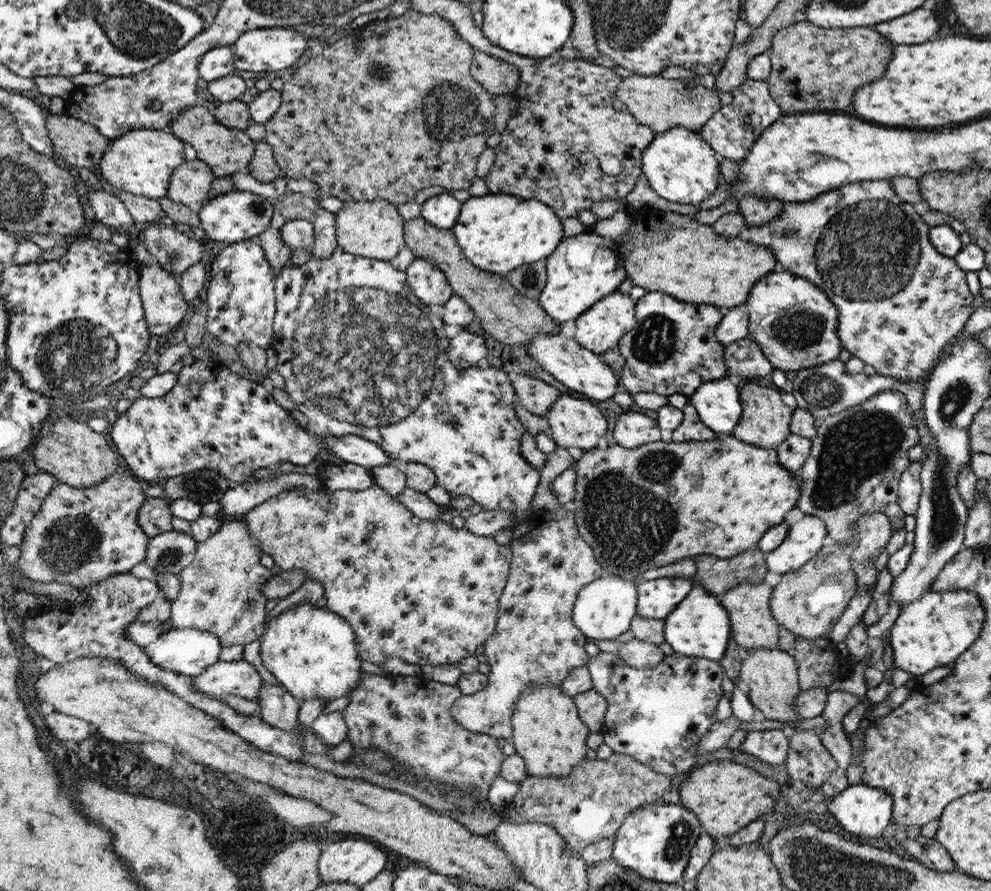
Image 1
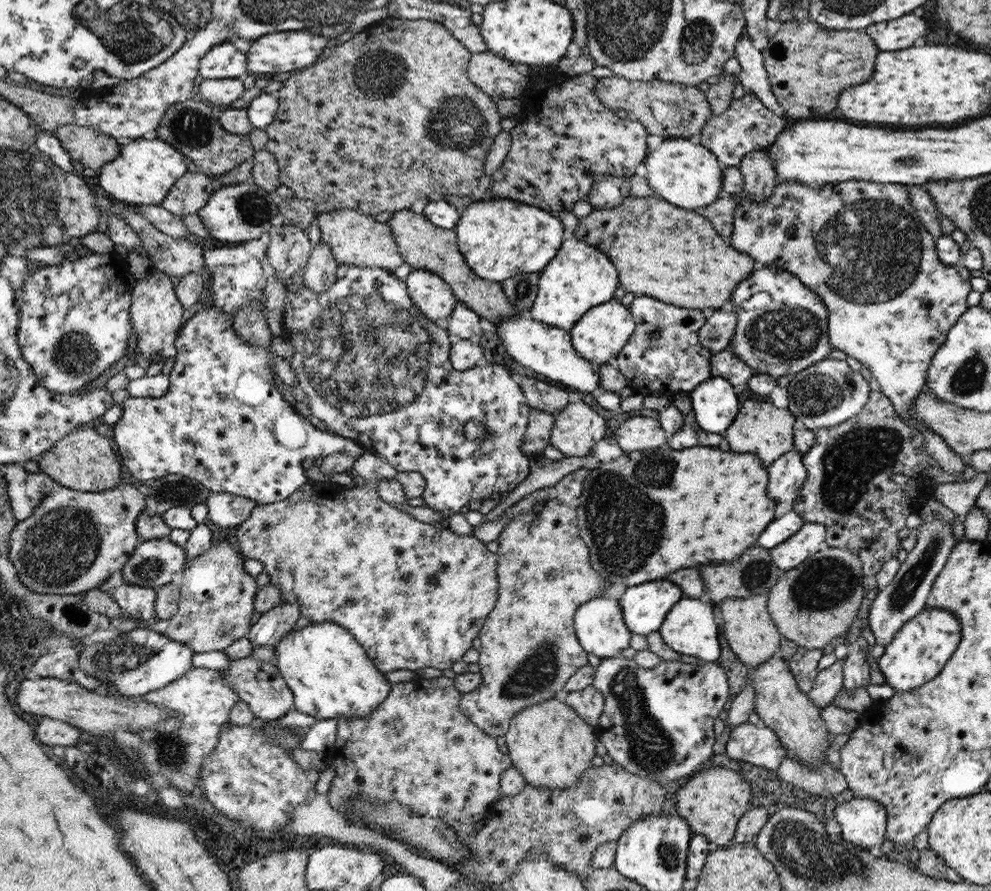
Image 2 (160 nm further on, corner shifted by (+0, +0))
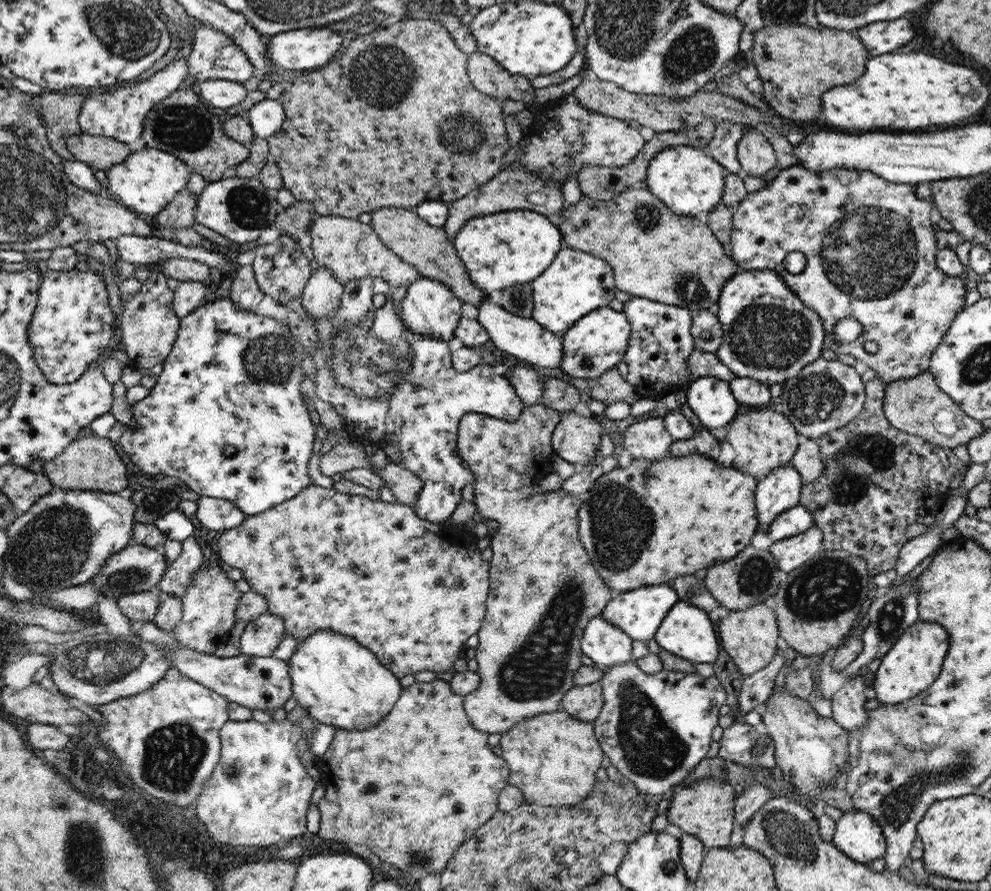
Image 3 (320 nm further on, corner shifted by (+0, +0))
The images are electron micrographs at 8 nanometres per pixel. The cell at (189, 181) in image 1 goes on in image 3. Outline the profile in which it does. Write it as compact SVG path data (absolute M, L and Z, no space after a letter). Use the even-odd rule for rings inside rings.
M186 188L174 196L174 201L166 207L165 211L157 215L153 220L153 226L160 234L169 236L175 228L192 227L195 223L195 210L198 195L194 195Z

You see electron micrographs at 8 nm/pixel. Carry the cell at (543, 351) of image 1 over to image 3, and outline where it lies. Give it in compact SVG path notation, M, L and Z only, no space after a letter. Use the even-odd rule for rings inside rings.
M490 297L482 302L477 321L487 330L490 343L496 344L507 354L520 358L523 362L534 364L539 368L558 368L563 357L561 334L546 330L532 318L510 314L498 301Z

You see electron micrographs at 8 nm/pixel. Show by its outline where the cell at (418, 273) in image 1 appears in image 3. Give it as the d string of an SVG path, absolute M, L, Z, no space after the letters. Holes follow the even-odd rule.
M421 277L406 289L402 300L401 318L408 330L416 334L433 336L436 340L449 341L456 334L461 320L463 300L440 281Z

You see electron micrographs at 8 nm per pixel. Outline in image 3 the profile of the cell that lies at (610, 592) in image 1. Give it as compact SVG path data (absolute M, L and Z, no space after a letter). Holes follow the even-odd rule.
M600 614L586 625L581 650L595 664L608 668L632 662L632 640L629 634Z

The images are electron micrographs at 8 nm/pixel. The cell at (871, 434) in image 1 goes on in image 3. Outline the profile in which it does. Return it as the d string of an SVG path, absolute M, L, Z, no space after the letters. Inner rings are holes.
M874 378L865 383L864 408L857 418L836 431L817 440L824 472L801 488L799 504L806 507L814 517L815 524L825 532L826 550L848 551L866 561L870 578L879 572L895 568L900 549L909 541L906 528L920 522L924 516L937 512L948 499L946 490L956 472L964 472L971 464L960 461L951 448L926 442L922 437L908 435L894 428L885 418L883 402L885 383ZM896 488L912 488L916 492L932 494L892 494ZM900 502L920 502L922 508L900 508Z

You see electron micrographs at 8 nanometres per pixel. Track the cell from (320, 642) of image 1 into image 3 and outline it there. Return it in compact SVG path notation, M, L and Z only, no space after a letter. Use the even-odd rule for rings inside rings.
M318 631L297 644L289 662L293 697L319 724L349 730L374 728L397 704L404 691L399 678L390 672L372 650L350 636Z

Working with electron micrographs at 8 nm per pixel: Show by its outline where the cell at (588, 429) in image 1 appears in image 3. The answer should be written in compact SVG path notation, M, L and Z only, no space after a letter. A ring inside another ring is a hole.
M573 410L564 412L553 432L552 443L566 462L587 465L596 459L600 448L600 422L579 416Z

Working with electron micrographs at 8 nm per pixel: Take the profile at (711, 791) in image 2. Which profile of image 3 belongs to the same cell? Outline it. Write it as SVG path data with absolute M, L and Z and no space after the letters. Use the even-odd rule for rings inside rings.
M712 777L703 778L687 787L679 788L673 794L667 808L667 818L671 828L678 833L684 831L697 836L707 848L722 848L730 845L730 832L733 832L736 826L734 798L736 796L730 782L720 784L720 782L714 782Z

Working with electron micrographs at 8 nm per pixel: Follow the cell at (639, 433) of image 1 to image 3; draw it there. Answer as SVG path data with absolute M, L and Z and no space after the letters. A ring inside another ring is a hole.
M662 417L648 418L641 422L635 422L629 426L625 435L622 437L623 448L631 452L634 459L646 458L648 460L660 460L662 457L669 456L669 452L673 443L673 438L666 430Z

